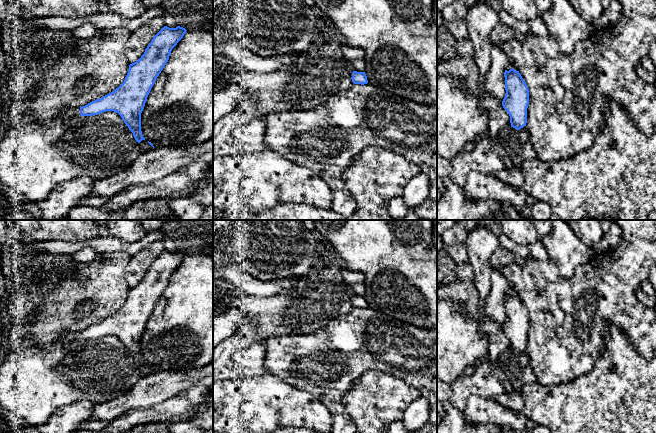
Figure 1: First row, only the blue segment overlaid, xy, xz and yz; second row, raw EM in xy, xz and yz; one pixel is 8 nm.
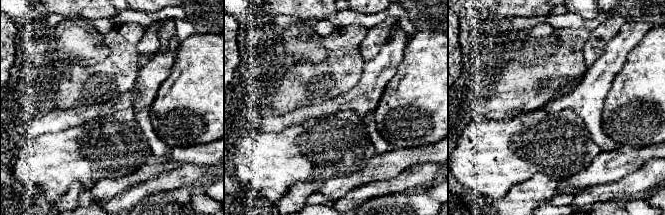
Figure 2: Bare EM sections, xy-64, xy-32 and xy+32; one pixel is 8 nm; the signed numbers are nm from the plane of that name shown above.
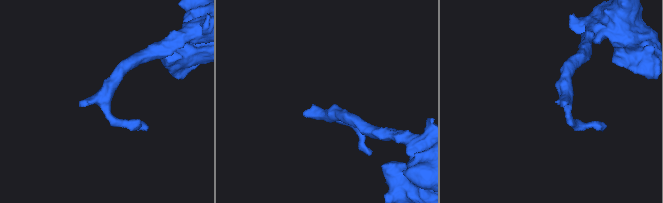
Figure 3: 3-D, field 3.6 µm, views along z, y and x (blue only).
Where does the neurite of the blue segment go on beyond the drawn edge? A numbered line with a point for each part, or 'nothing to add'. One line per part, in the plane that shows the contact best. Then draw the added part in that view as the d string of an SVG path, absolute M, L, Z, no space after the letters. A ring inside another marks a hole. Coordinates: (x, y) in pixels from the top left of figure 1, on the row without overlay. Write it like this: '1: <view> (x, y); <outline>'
1: xy (70, 337); M75 332L70 334L64 334L49 344L62 344L64 342L71 342L79 339L80 339L80 332Z

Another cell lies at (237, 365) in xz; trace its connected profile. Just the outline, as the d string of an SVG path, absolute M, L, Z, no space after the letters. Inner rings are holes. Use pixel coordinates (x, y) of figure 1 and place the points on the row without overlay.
M238 348L231 357L231 371L236 373L236 378L213 381L213 433L273 433L291 426L304 426L319 433L332 432L329 409L313 395L271 374L244 377L242 350Z

